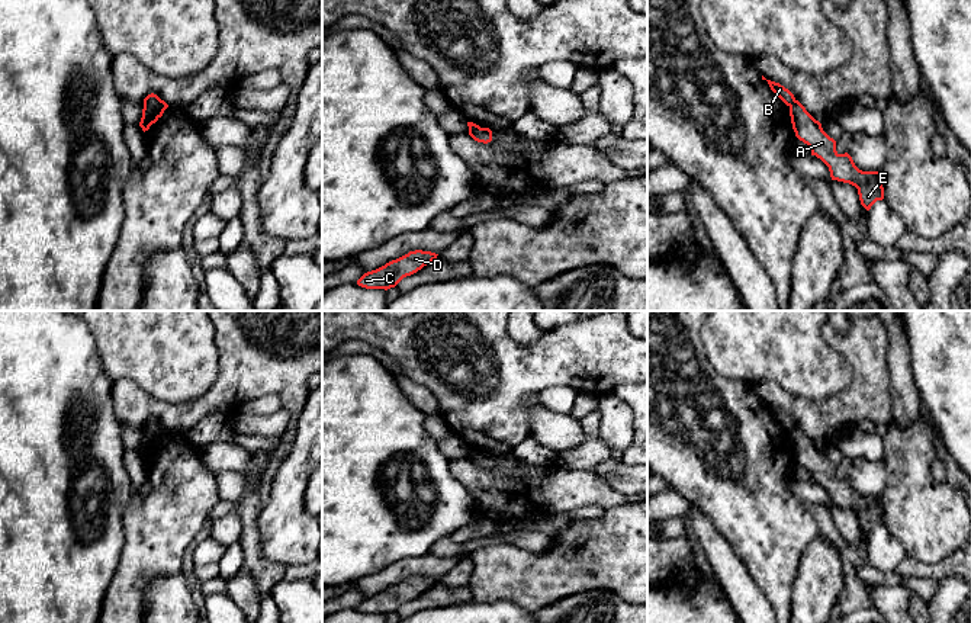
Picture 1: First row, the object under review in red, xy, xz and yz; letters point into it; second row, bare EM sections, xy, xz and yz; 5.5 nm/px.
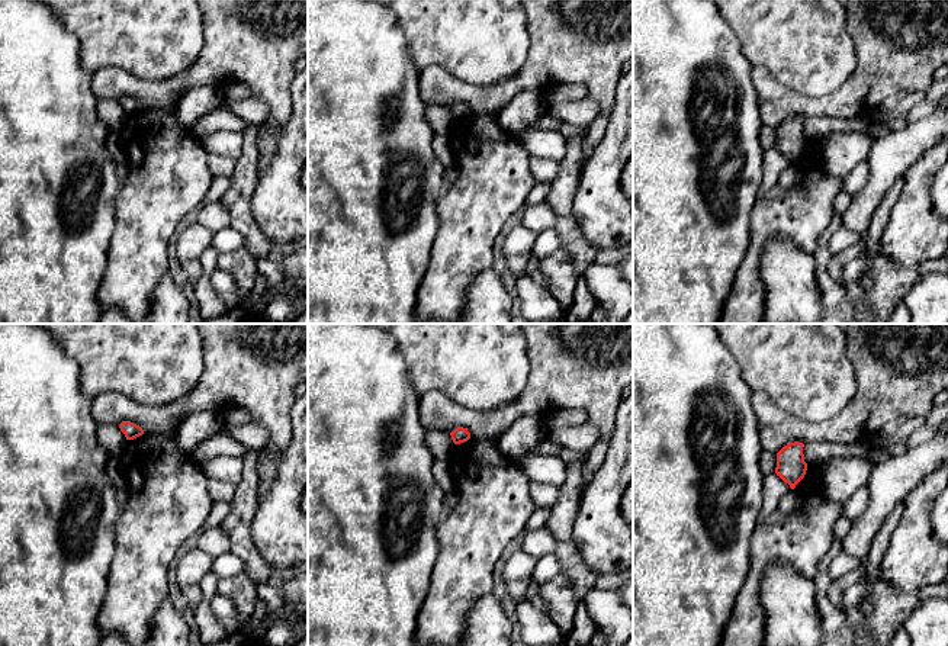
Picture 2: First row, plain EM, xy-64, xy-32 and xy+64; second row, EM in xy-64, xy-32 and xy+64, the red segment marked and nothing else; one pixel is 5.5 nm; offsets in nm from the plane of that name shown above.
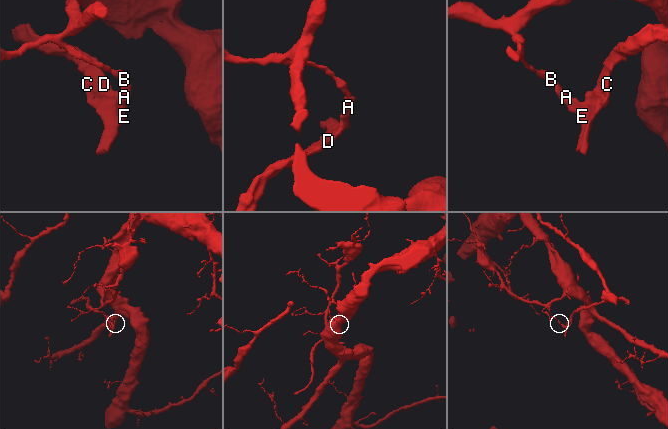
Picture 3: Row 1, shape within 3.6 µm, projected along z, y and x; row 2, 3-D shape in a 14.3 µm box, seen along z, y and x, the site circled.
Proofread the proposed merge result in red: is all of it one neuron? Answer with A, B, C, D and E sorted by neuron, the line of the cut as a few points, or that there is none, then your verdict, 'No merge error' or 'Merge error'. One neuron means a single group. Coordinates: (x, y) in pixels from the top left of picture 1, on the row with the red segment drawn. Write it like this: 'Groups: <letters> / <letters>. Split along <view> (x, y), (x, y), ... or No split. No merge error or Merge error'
Groups: A C D E / B. Split along yz (794, 99), (790, 106). Merge error

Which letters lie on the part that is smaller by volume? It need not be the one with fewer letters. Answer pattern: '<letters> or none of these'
A, C, D, E

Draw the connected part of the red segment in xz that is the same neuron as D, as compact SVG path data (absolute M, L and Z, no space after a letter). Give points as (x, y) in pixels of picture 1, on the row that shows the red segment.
M415 250L408 254L386 263L385 266L364 273L357 285L366 289L390 289L395 288L403 277L421 270L424 266L437 258L438 254L431 251Z

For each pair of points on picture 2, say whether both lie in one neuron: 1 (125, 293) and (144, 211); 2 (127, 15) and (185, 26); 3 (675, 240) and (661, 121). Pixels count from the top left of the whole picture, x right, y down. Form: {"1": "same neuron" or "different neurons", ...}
{"1": "same neuron", "2": "same neuron", "3": "same neuron"}

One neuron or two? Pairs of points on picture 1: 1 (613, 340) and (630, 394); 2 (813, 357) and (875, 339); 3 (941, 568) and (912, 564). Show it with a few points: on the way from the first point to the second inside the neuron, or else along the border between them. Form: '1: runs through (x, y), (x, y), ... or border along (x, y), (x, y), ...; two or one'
1: border along (632, 382), (620, 382), (611, 391); two
2: border along (842, 355), (851, 368), (851, 384), (846, 388); two
3: runs through (933, 569), (919, 569); one

